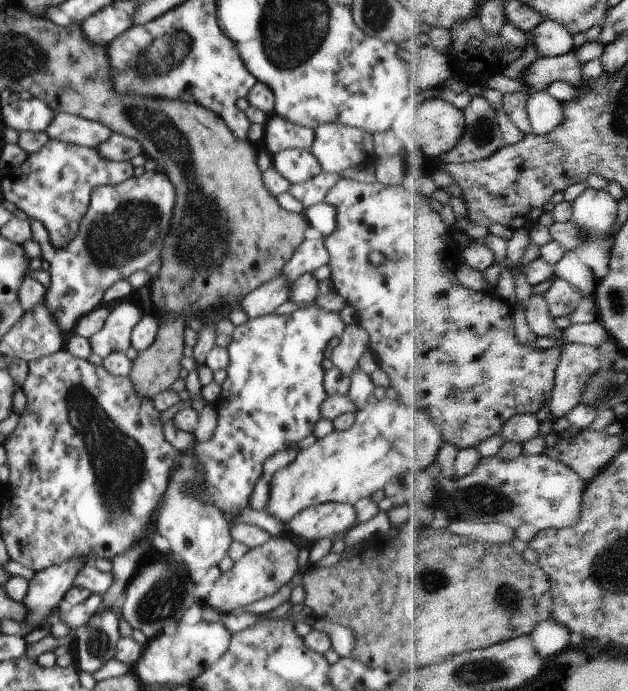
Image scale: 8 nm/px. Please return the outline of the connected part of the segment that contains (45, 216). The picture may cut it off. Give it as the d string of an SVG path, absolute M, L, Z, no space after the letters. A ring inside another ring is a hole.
M50 139L38 152L29 155L22 166L7 166L1 170L1 196L3 201L14 202L19 209L19 214L23 217L39 220L46 227L53 245L64 247L72 243L77 235L80 221L89 209L91 192L96 187L120 184L133 174L133 166L129 161L111 161L101 157L96 149Z

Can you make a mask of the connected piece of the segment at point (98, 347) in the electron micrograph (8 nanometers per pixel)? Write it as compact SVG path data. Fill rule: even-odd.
M127 300L113 305L104 326L89 338L92 352L103 359L112 353L125 353L133 328L141 318L140 308Z

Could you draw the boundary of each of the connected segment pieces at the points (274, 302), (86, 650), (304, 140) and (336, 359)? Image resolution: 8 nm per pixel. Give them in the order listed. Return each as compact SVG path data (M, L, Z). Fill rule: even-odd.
M276 277L270 282L243 296L241 308L249 319L271 315L281 304L290 298L290 285L285 277Z
M115 606L113 608L101 607L84 626L75 630L73 643L78 651L76 661L78 671L84 670L84 672L94 674L105 662L115 658L117 642L121 639L118 624L120 624L119 617L122 615L121 612L116 613L115 608Z
M273 114L265 126L265 135L261 145L268 150L270 155L273 155L284 149L310 150L314 141L314 129L294 124Z
M352 322L340 335L340 344L332 352L331 360L334 367L338 367L349 377L360 370L358 362L368 348L369 334L358 324Z

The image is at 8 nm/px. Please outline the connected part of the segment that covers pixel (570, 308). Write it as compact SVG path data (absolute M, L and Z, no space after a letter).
M562 277L554 280L552 288L545 293L545 297L550 302L548 307L554 319L572 316L584 299L582 289Z

